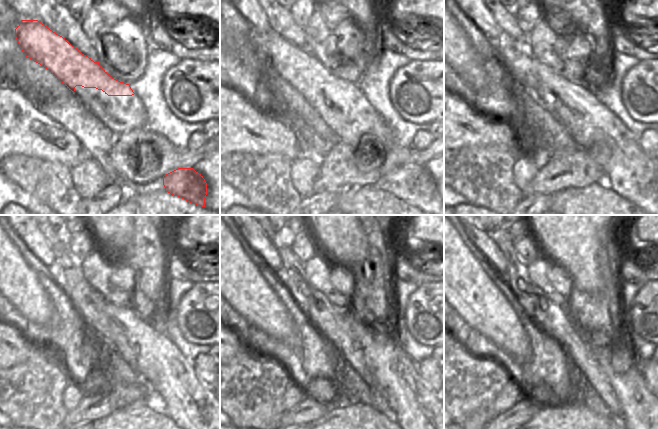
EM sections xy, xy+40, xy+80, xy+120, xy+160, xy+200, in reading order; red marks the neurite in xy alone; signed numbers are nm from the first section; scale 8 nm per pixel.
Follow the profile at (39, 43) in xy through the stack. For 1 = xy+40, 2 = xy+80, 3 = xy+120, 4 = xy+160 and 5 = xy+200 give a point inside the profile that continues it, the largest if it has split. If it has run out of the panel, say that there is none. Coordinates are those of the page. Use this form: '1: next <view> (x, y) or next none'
1: next xy+40 (298, 67)
2: next xy+80 (630, 172)
3: next xy+120 (196, 409)
4: next xy+160 (422, 415)
5: next xy+200 (643, 415)

